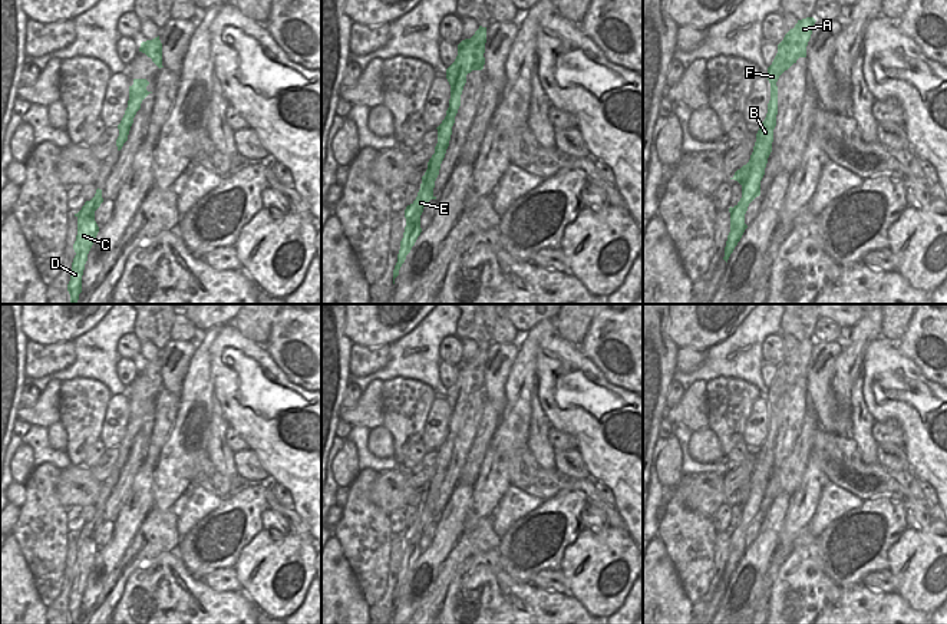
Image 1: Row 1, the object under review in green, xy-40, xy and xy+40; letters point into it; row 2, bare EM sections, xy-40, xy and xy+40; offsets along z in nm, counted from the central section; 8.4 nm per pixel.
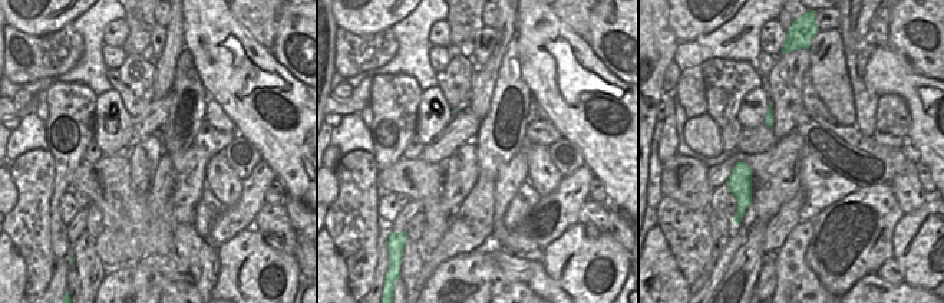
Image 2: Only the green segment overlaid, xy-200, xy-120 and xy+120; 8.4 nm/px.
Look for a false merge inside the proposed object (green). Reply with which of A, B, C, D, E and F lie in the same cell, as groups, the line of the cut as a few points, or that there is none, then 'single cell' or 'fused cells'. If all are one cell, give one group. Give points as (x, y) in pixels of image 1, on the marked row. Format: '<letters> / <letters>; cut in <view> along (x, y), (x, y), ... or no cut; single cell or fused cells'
A B C D E F; no cut; single cell

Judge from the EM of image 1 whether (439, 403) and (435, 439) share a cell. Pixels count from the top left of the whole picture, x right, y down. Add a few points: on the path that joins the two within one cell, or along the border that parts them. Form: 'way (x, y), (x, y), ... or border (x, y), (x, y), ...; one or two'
way (439, 412), (441, 423), (435, 431); one

